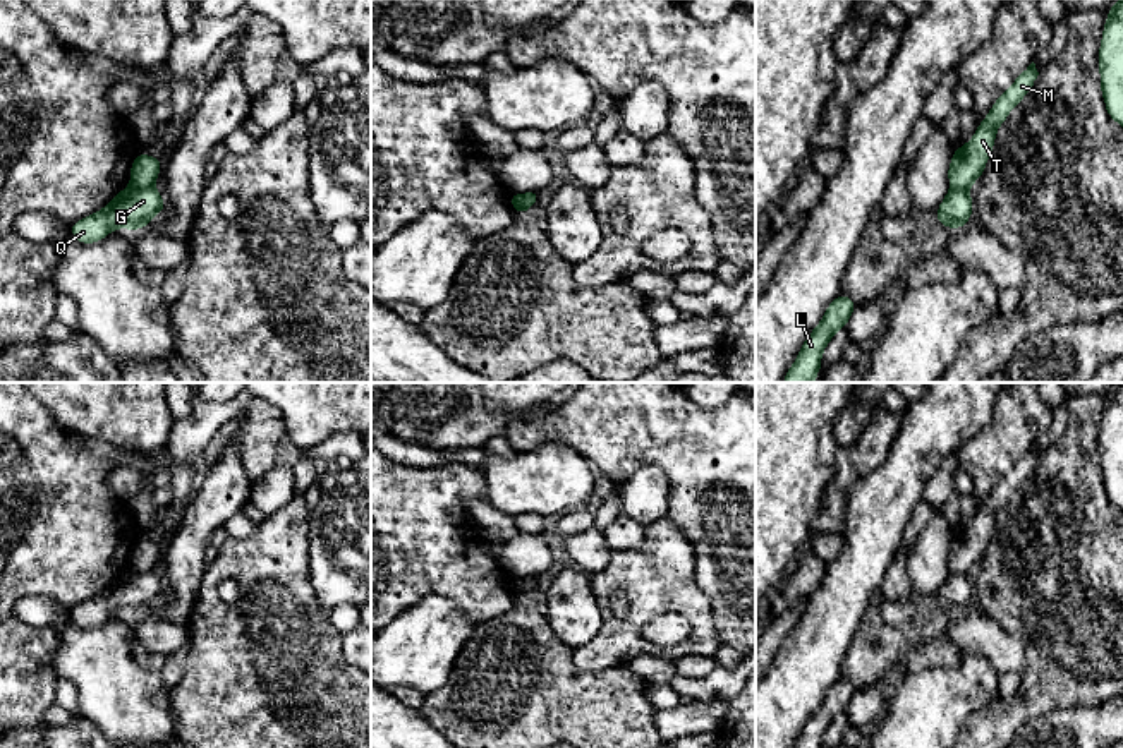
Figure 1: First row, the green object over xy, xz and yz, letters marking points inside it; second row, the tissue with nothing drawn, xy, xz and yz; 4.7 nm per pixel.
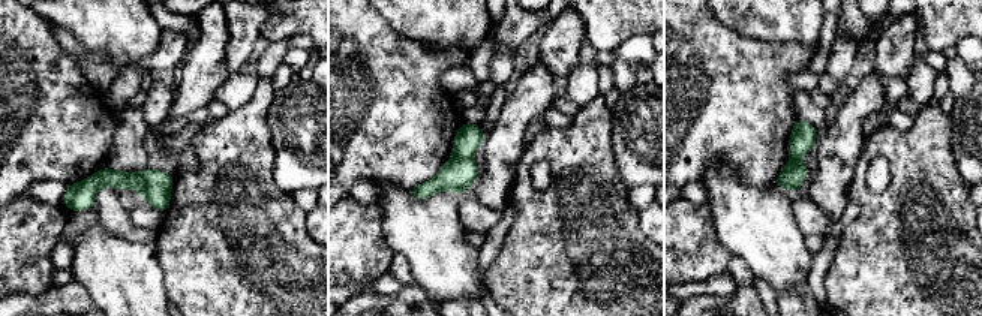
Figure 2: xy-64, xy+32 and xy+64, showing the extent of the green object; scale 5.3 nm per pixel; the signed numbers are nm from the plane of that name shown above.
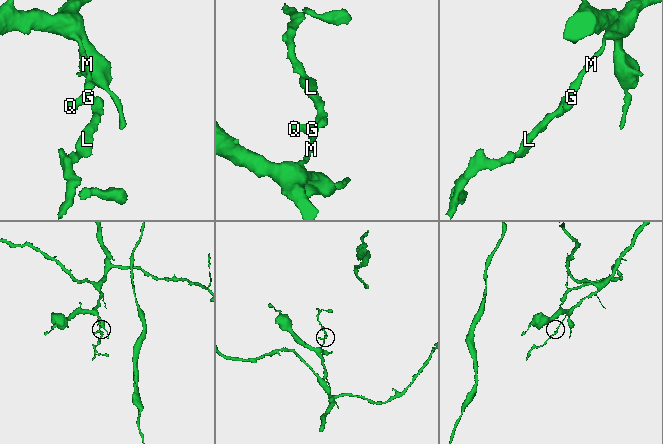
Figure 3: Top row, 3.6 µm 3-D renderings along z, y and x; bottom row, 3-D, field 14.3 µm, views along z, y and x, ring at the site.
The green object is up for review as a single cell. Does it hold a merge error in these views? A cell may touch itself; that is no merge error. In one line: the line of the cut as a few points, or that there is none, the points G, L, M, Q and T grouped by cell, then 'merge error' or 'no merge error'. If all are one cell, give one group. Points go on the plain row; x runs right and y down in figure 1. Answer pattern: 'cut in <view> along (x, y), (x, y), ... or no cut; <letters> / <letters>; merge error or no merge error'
cut in xy along (131, 568), (153, 570); G L Q / M T; merge error

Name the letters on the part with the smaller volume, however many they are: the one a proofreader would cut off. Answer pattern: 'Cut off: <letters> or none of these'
Cut off: G, L, Q

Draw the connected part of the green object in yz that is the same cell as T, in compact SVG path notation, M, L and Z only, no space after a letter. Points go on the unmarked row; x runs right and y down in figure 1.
M1032 446L1015 467L999 479L986 503L977 510L974 522L965 530L955 534L948 552L951 571L968 575L968 571L980 563L992 537L998 511L1005 508L1011 492L1032 474L1037 460L1039 456Z

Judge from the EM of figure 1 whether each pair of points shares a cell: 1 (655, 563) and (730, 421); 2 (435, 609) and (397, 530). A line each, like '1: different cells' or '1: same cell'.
1: different cells
2: different cells

